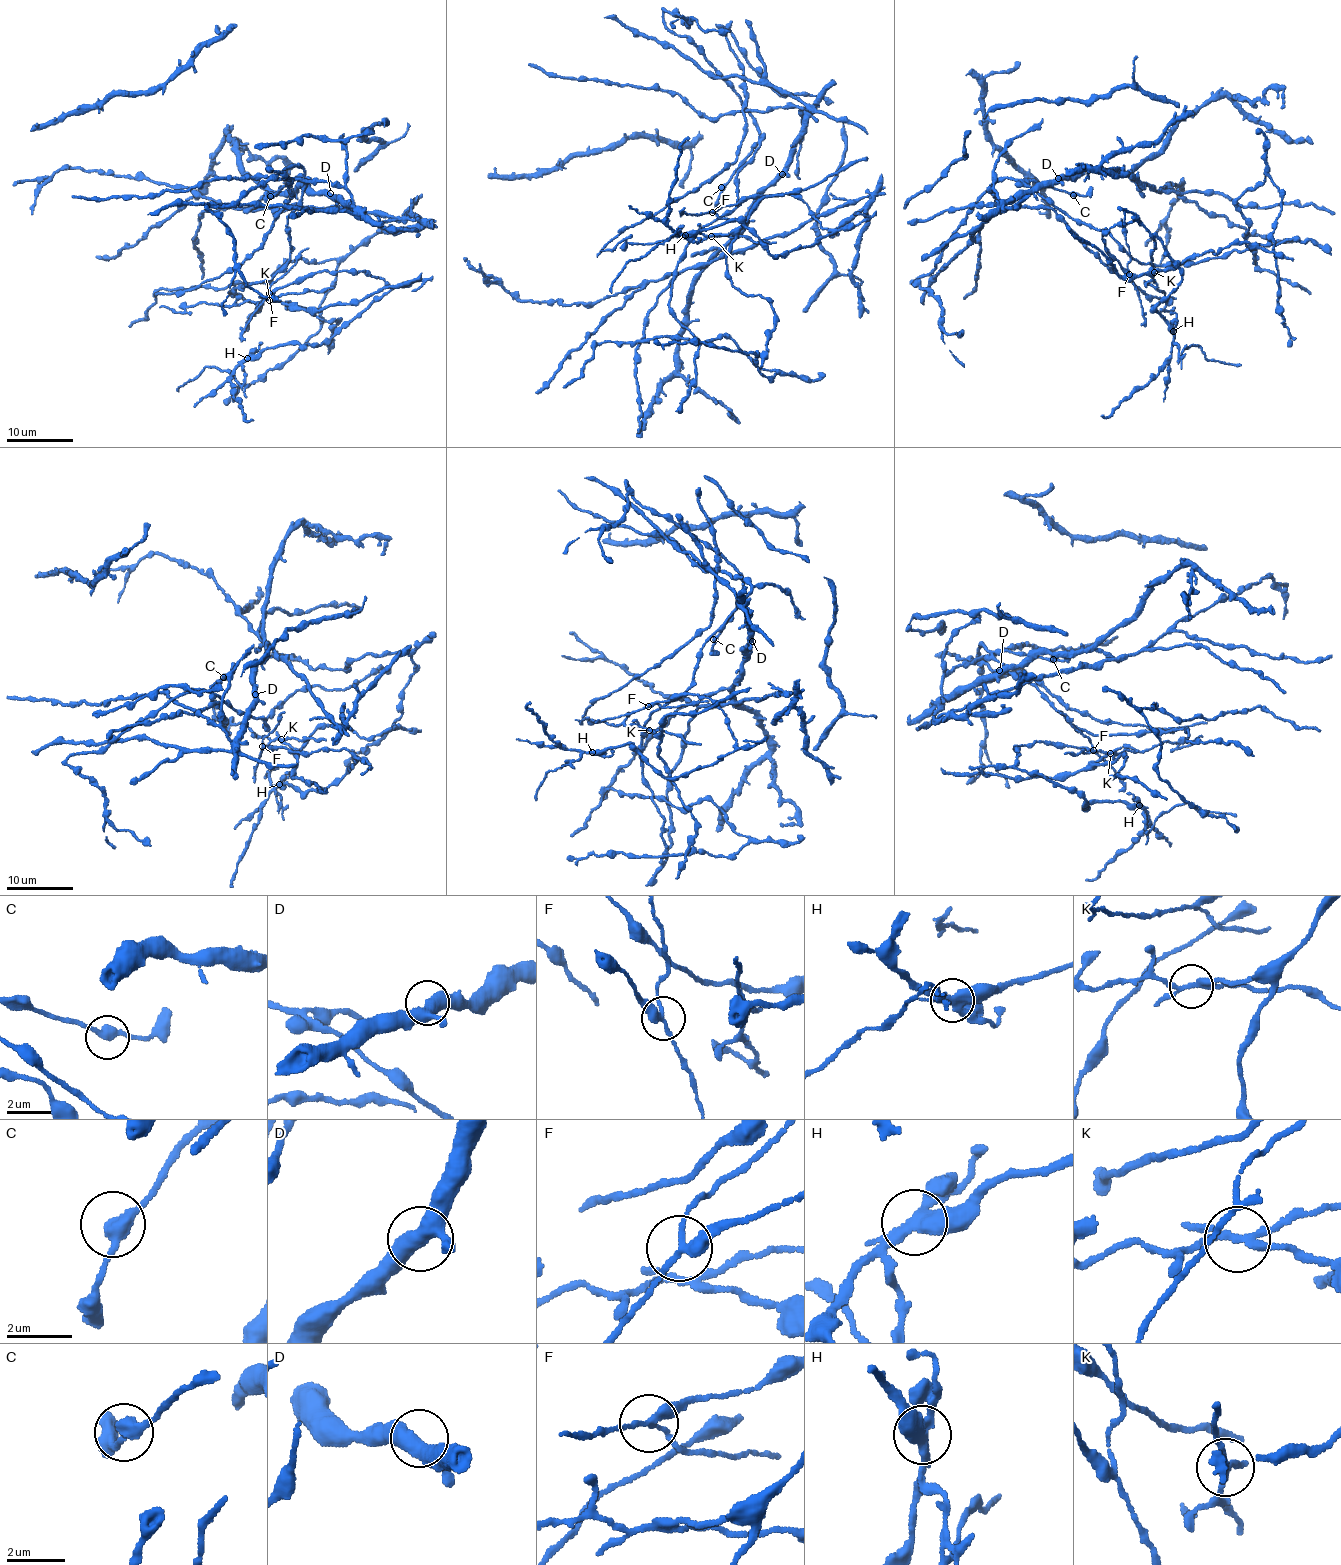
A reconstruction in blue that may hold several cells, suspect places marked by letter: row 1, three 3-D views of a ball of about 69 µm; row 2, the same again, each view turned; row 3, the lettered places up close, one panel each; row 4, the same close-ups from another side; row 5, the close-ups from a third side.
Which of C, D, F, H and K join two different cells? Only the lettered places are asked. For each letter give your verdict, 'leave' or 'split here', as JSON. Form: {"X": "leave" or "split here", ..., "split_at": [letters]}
{"C": "leave", "D": "leave", "F": "split here", "H": "split here", "K": "split here", "split_at": ["F", "H", "K"]}

